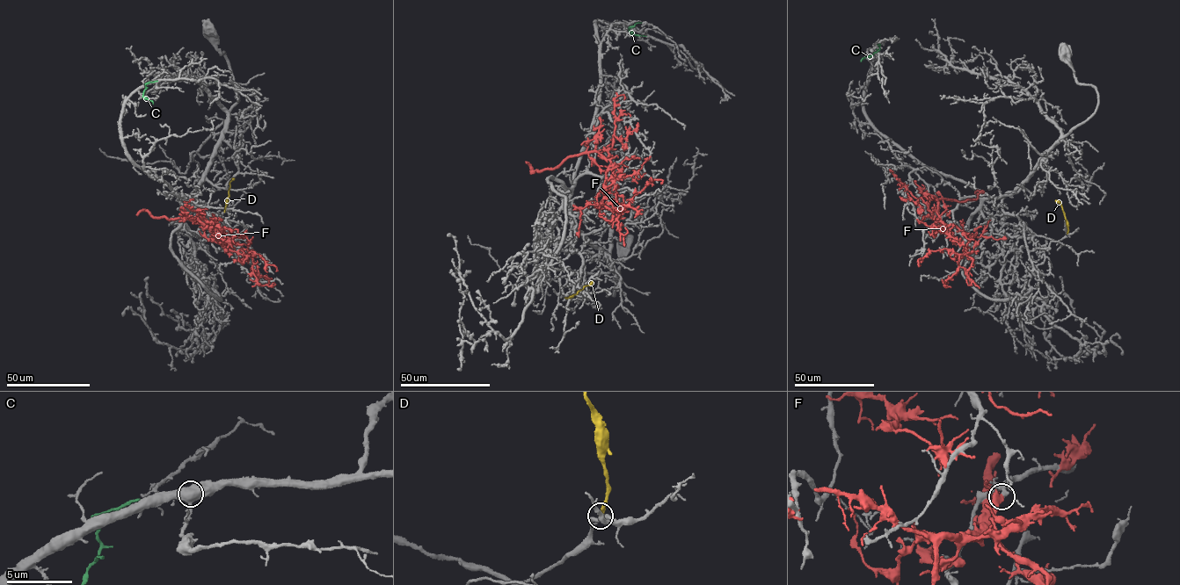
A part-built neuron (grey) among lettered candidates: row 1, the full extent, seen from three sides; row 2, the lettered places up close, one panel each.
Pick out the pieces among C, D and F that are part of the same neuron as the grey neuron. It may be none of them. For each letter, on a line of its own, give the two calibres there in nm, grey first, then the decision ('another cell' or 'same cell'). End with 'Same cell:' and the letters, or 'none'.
C: calibres 550 and 170 nm; another cell
D: calibres 340 and 280 nm; another cell
F: calibres 280 and 480 nm; another cell
Same cell: none

